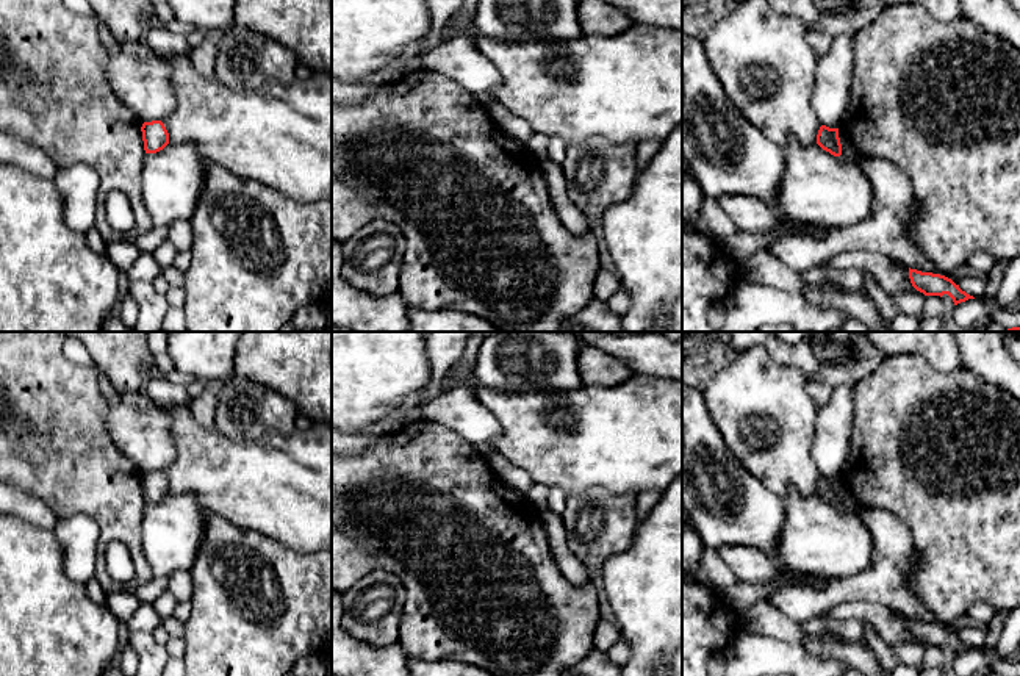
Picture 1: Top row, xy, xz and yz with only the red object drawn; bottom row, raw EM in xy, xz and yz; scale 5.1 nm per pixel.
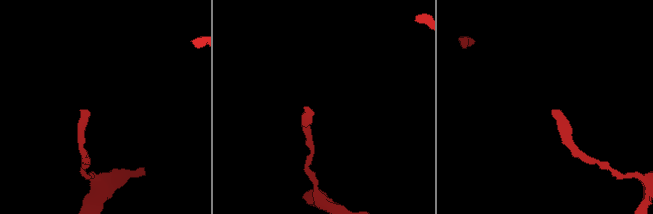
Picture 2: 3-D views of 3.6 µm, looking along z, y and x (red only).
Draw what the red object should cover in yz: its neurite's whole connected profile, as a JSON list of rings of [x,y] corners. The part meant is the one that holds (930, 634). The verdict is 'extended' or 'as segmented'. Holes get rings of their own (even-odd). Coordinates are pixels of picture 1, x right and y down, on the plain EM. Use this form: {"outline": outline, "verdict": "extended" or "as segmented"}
{"outline": [[[909,618],[909,629],[912,637],[925,646],[942,648],[943,645],[948,645],[953,649],[954,656],[968,649],[975,649],[973,646],[962,642],[959,635],[956,635],[951,629],[940,624],[921,623]]], "verdict": "as segmented"}

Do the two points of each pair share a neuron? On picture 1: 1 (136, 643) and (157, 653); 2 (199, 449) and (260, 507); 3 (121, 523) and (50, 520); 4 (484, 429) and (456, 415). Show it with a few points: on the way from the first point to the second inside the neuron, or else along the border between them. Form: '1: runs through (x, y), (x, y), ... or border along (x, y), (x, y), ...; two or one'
1: runs through (141, 643), (152, 653); one
2: runs through (215, 465), (244, 492); one
3: border along (30, 495), (36, 496), (60, 518); two
4: runs through (477, 426), (462, 415); one

